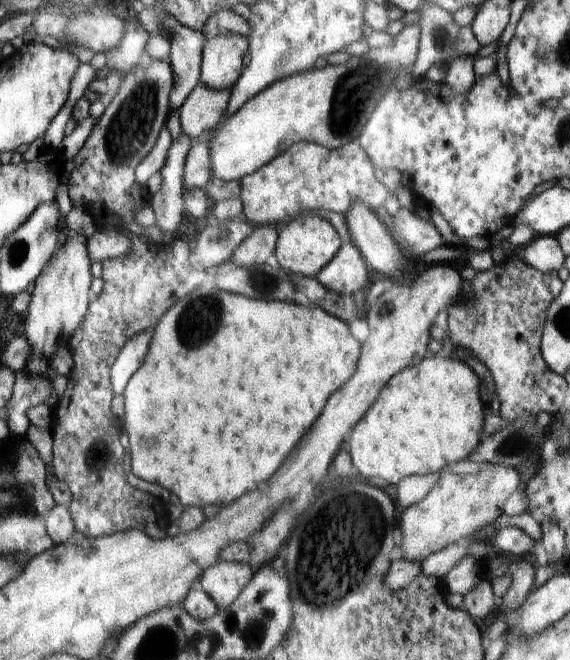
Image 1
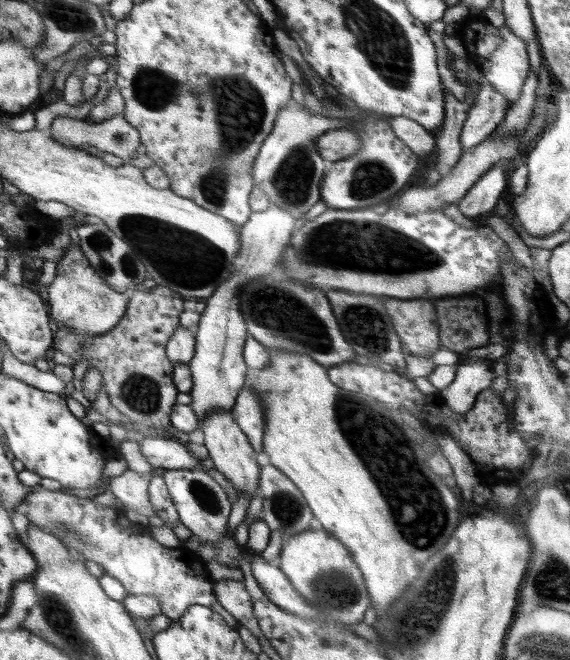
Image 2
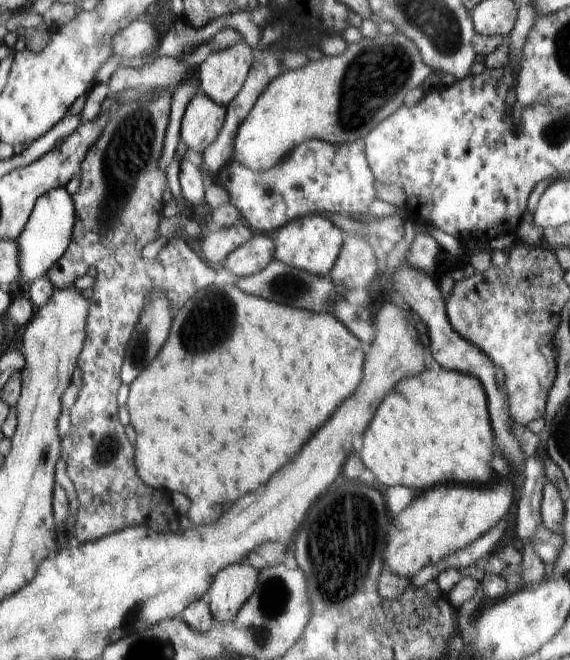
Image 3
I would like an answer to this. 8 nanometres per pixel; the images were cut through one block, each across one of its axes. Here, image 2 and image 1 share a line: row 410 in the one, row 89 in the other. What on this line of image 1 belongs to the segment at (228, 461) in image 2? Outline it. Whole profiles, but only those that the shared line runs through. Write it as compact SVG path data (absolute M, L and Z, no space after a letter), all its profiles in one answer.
M216 36L205 42L201 57L201 82L208 88L232 88L242 75L249 44L246 36Z

